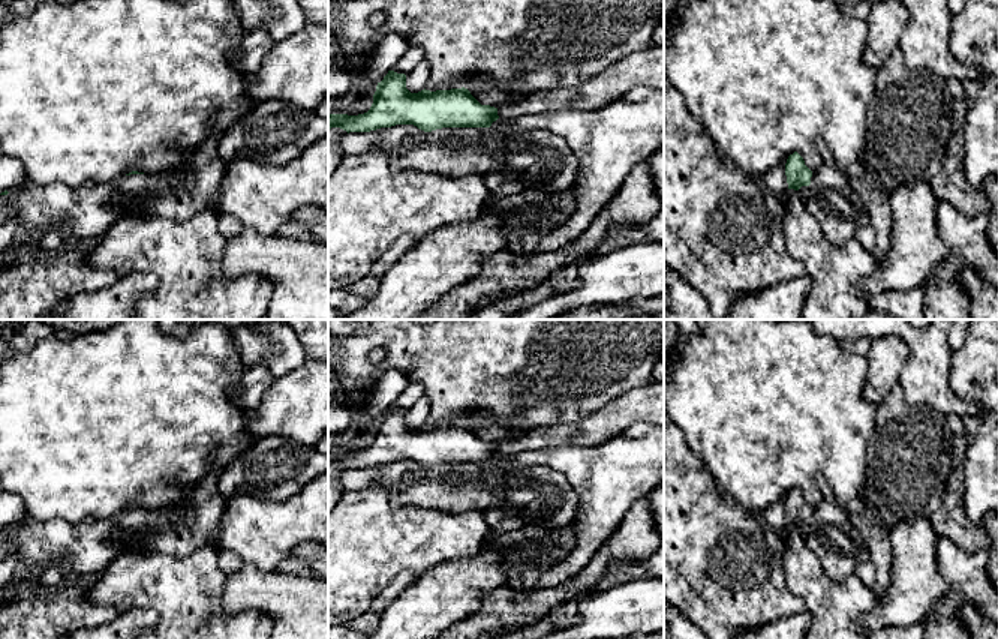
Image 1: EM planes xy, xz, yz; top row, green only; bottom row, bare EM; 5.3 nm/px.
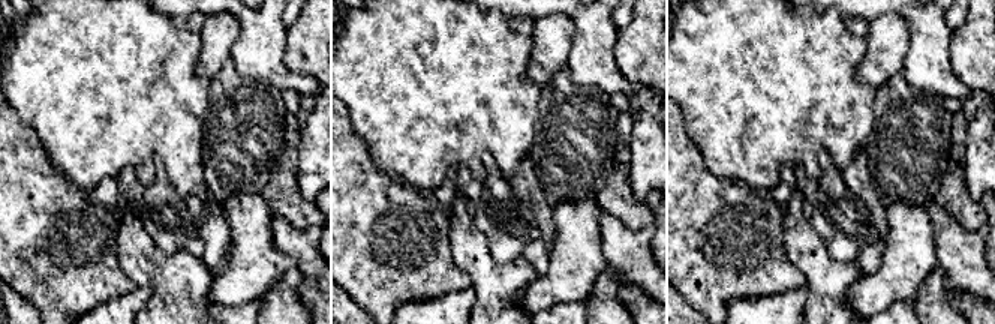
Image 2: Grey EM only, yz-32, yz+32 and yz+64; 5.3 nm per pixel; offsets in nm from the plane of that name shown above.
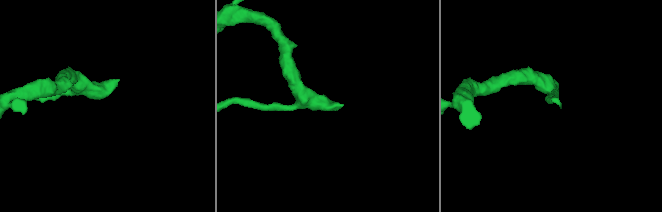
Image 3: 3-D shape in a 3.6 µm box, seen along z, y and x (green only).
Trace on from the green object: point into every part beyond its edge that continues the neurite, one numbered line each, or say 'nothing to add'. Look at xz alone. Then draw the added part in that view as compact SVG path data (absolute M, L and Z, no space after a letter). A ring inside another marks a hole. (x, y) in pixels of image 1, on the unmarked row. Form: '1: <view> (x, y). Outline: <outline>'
1: xz (609, 479). Outline: M640 422L599 446L498 454L490 464L506 470L545 465L560 471L577 492L575 544L536 584L536 588L557 586L590 562L640 498L664 483L664 426Z

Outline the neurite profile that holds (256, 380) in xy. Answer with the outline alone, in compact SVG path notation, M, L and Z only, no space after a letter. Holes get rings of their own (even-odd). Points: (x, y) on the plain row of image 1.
M258 363L246 370L238 386L228 390L228 396L234 404L253 410L259 405L274 380L267 364Z

